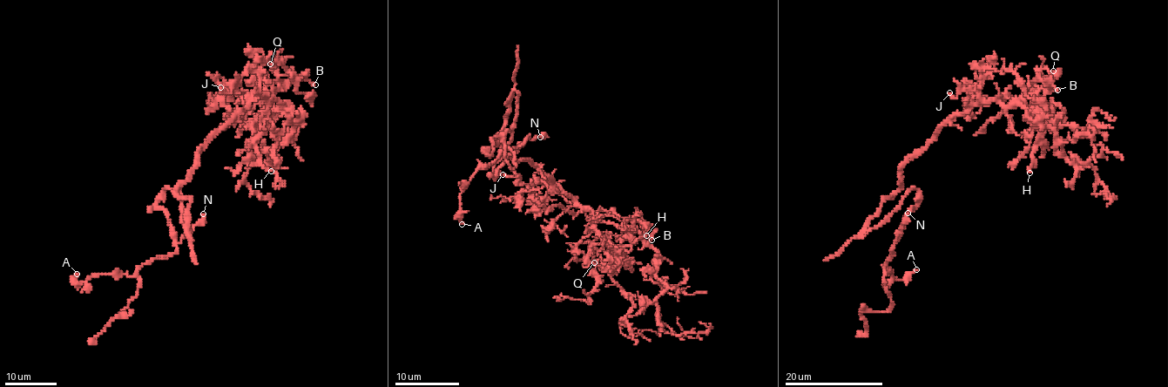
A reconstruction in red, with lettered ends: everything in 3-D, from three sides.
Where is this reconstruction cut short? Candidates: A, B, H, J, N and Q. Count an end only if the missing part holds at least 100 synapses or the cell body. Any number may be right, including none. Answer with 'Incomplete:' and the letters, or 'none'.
Incomplete: none

